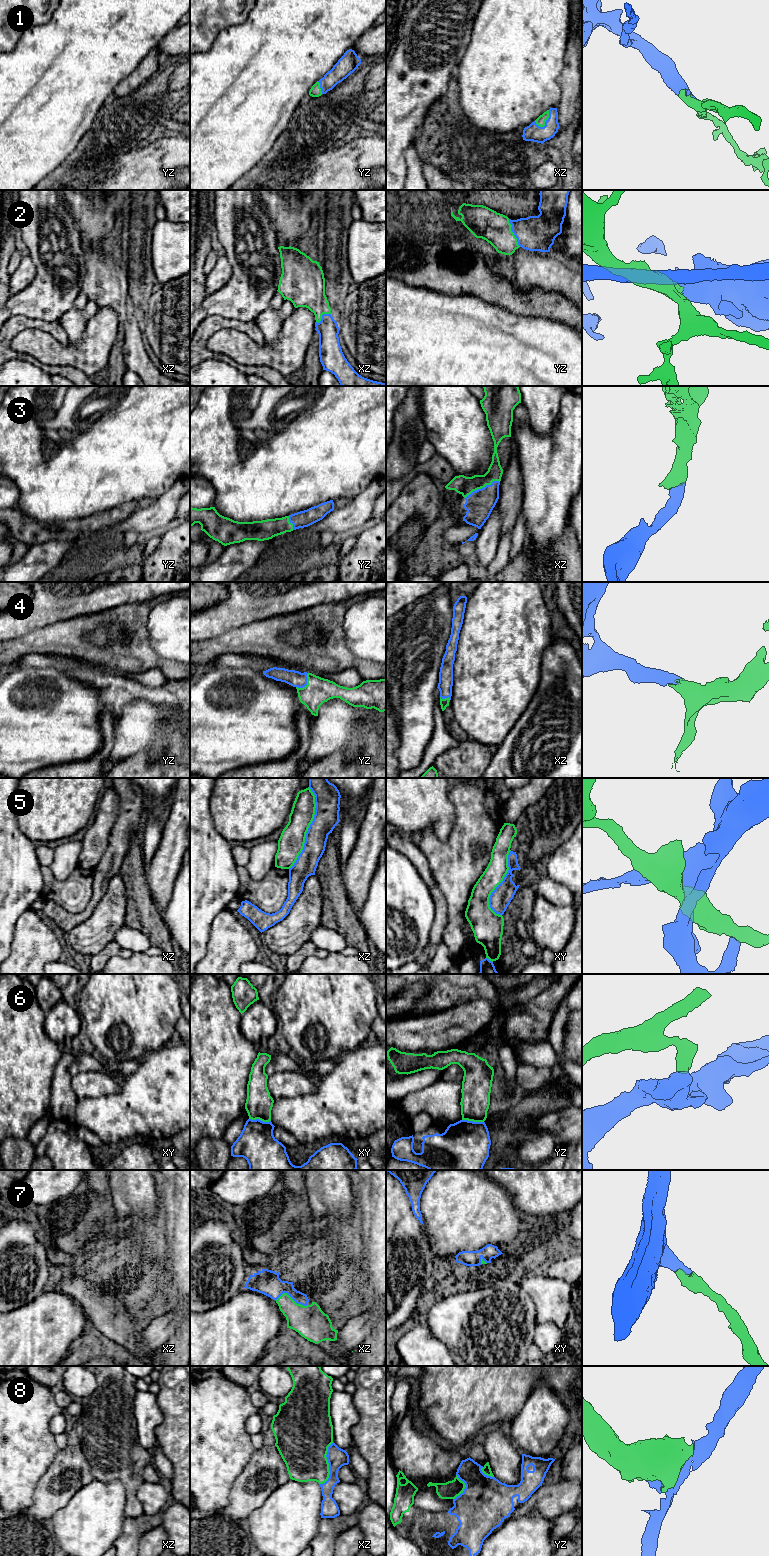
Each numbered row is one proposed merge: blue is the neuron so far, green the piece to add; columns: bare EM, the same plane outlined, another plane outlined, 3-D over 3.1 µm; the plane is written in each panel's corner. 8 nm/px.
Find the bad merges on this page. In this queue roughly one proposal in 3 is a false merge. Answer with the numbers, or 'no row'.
5, 6

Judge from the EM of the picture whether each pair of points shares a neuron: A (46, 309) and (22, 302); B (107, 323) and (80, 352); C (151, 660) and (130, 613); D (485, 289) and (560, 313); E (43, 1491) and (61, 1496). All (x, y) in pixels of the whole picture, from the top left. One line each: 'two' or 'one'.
A: one
B: one
C: one
D: one
E: one

